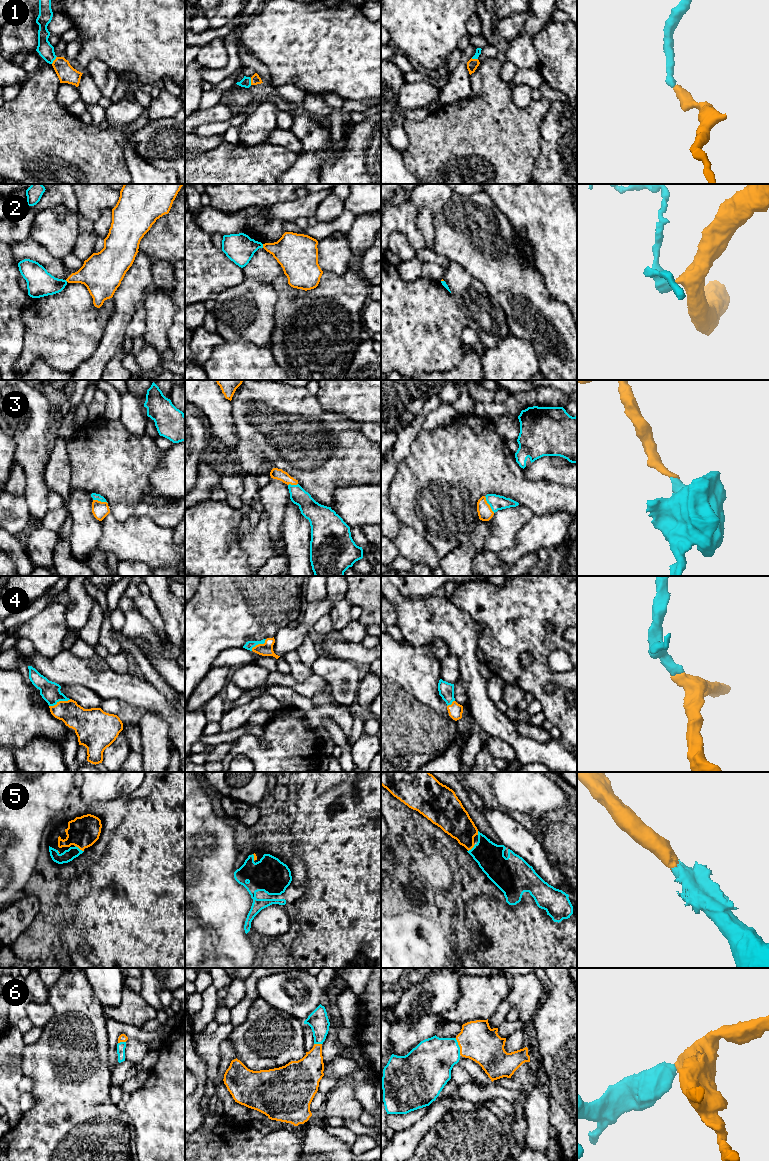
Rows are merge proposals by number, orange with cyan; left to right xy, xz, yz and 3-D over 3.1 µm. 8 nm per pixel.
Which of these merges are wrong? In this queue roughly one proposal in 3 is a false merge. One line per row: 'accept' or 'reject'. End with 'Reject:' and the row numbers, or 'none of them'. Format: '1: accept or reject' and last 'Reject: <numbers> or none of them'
1: accept
2: reject
3: accept
4: accept
5: accept
6: accept
Reject: 2

